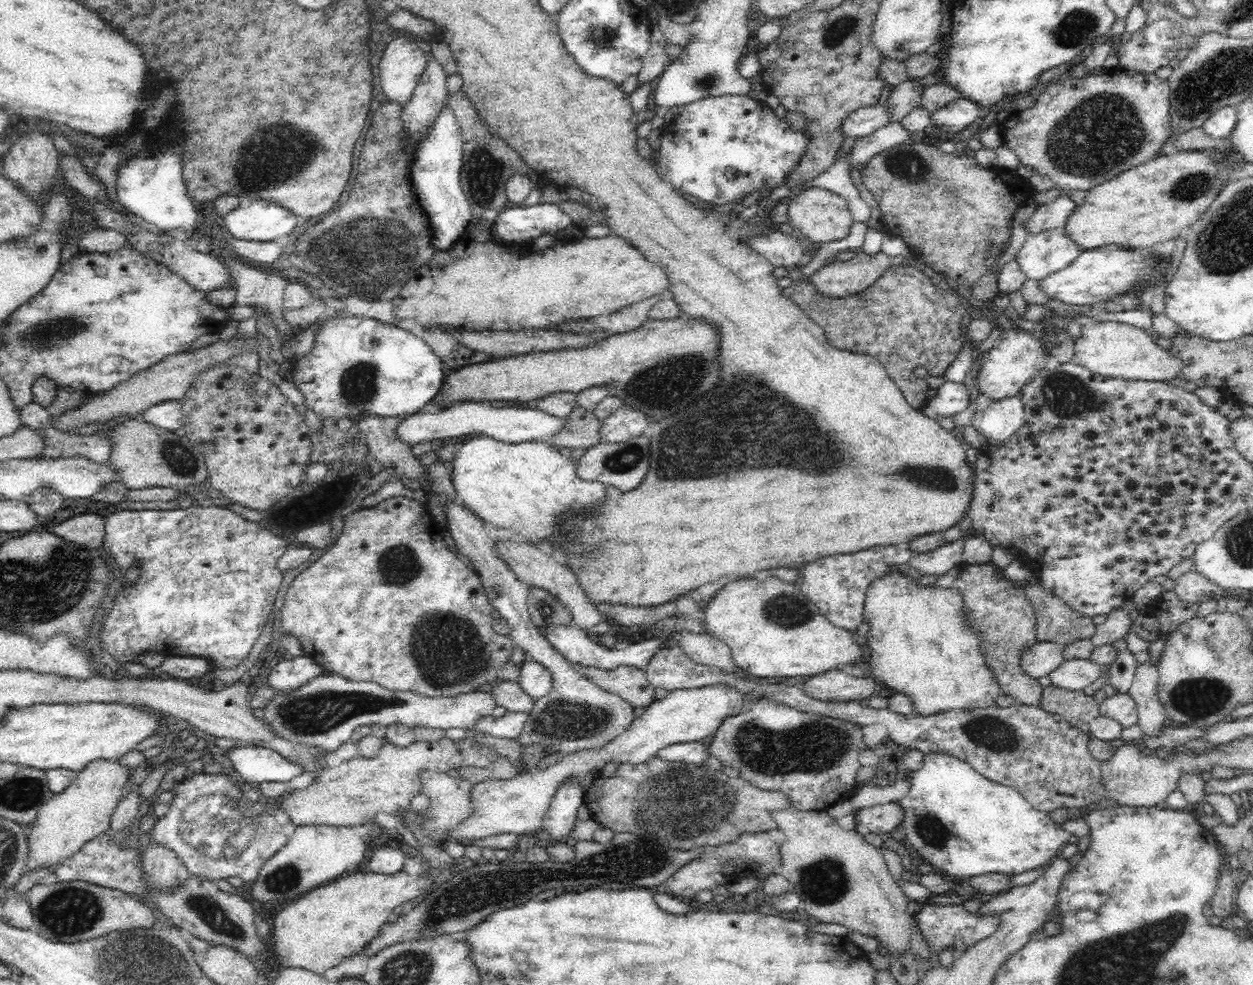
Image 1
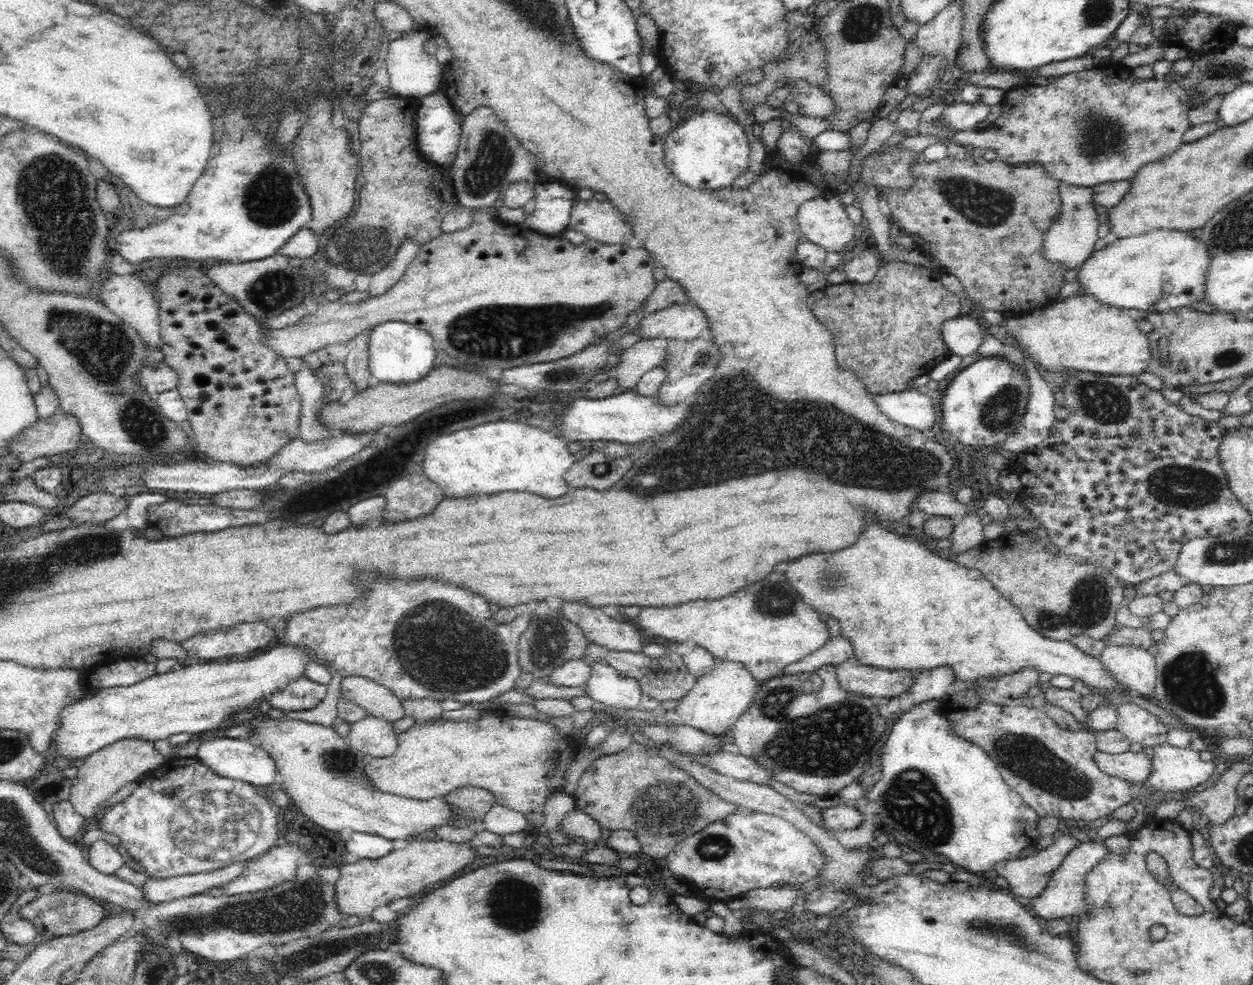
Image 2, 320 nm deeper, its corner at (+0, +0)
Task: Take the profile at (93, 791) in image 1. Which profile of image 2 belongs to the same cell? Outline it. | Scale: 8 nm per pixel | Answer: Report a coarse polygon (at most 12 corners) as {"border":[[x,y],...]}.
{"border":[[120,740],[78,767],[69,801],[87,823],[100,804],[165,763],[154,744]]}

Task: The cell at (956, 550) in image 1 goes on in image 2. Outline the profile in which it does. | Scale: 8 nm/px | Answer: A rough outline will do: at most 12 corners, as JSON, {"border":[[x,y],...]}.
{"border":[[981,513],[954,523],[950,552],[964,554],[983,541]]}

